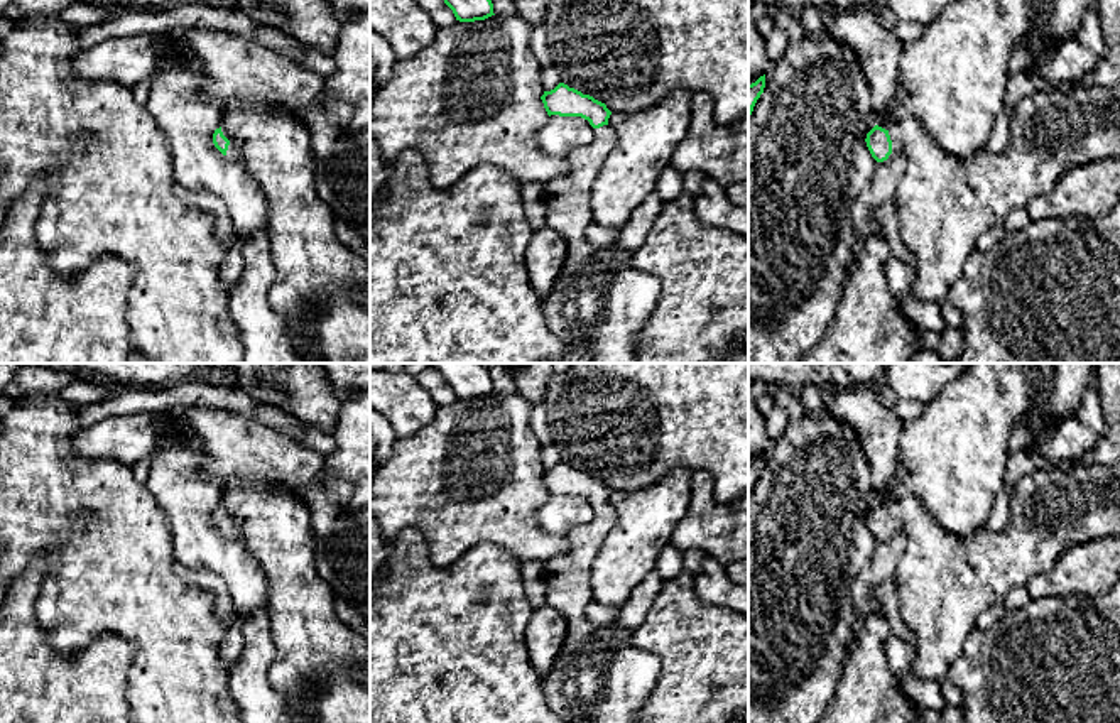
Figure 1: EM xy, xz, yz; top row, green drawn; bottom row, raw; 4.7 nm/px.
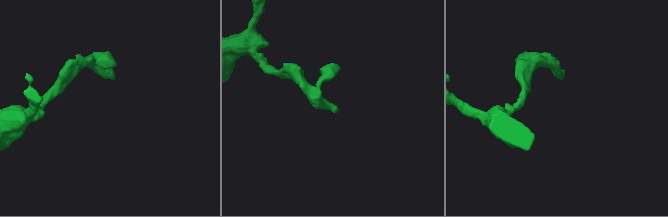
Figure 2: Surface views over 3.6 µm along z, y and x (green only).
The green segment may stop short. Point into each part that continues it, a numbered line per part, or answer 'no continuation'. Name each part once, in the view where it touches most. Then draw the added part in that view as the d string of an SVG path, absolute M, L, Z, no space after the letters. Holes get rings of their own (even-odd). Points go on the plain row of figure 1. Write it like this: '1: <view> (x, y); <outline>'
1: xy (233, 532); M221 505L223 514L230 519L228 529L226 529L226 539L230 541L242 541L242 529L238 525L238 522L235 520L235 517L231 515L231 512Z

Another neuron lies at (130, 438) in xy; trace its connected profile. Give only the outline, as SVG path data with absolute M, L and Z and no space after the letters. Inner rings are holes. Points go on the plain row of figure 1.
M154 414L110 416L79 429L71 446L79 456L108 458L132 466L159 446Z

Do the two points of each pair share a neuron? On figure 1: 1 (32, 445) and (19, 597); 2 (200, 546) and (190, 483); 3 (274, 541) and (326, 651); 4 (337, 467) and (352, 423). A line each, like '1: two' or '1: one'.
1: two
2: one
3: one
4: one

